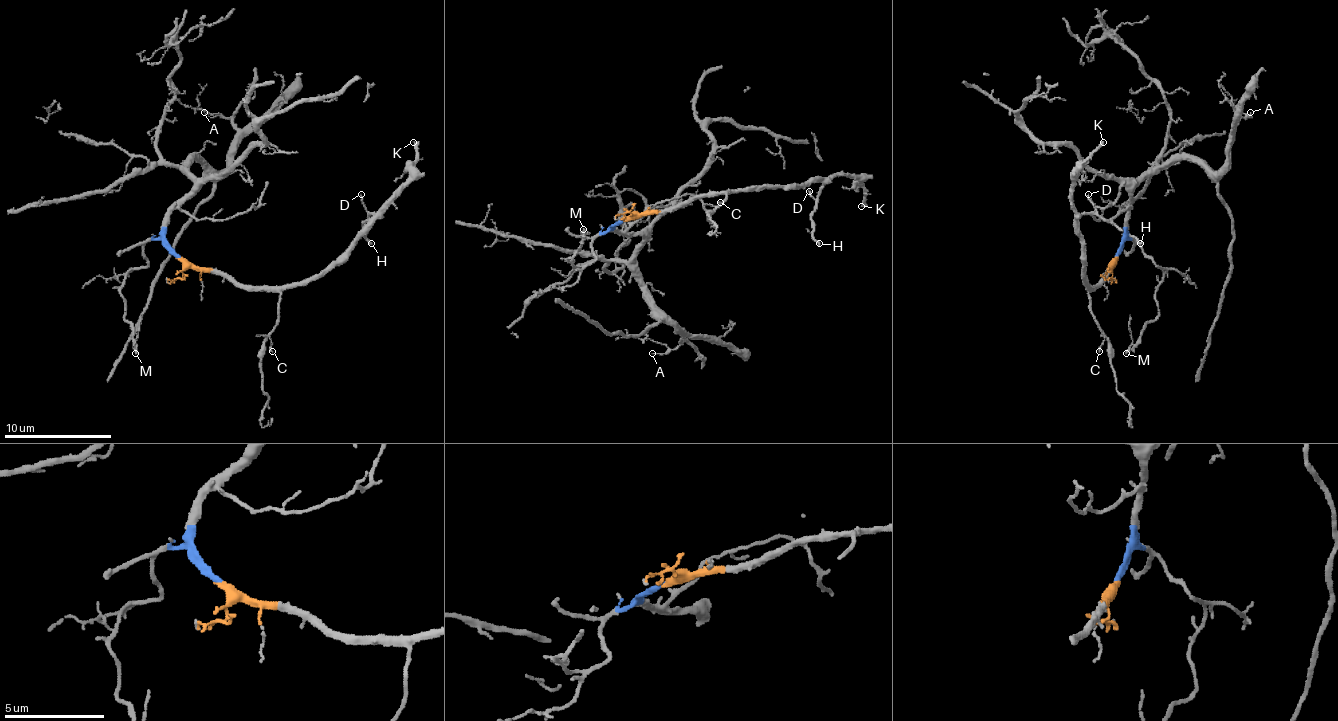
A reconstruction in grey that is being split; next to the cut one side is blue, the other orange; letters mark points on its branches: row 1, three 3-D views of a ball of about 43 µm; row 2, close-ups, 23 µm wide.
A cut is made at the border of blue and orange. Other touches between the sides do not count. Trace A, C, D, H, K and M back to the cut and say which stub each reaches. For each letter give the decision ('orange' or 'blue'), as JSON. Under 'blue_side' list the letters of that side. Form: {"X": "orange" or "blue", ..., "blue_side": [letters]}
{"A": "blue", "C": "orange", "D": "orange", "H": "orange", "K": "orange", "M": "blue", "blue_side": ["A", "M"]}

